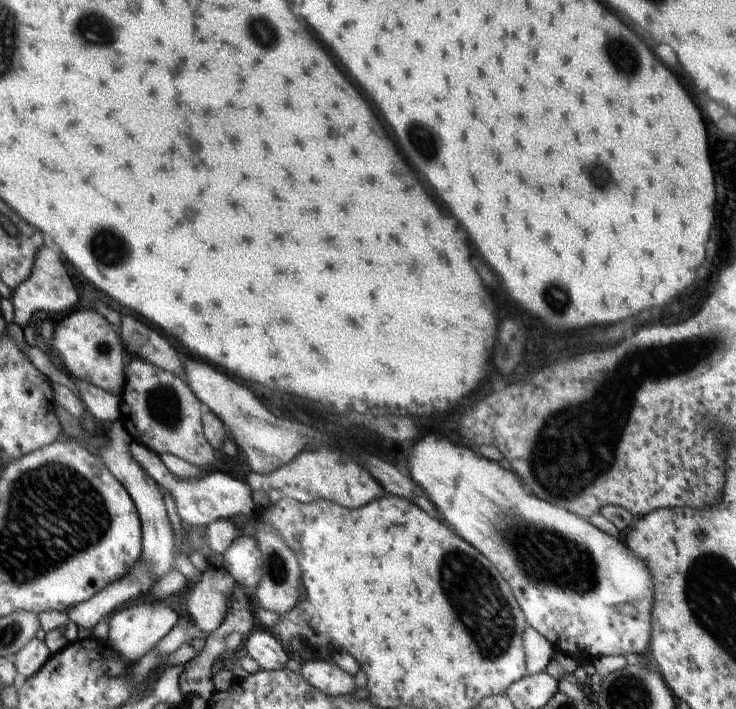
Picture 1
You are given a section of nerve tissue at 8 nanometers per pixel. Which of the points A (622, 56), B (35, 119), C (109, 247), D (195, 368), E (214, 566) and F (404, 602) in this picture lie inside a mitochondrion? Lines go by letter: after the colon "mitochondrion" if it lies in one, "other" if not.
A: mitochondrion
B: other
C: mitochondrion
D: other
E: other
F: other

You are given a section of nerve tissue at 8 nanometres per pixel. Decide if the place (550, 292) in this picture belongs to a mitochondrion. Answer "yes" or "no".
yes

